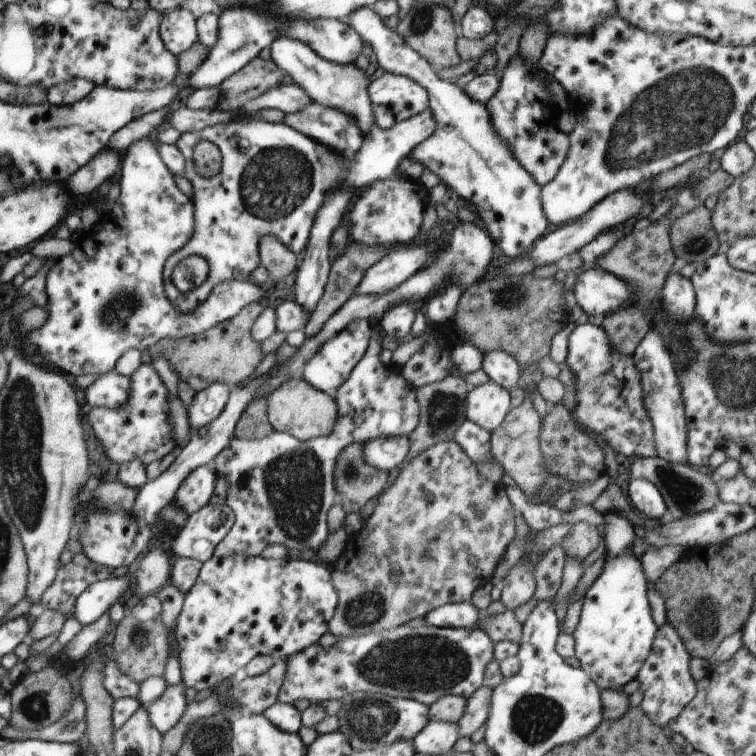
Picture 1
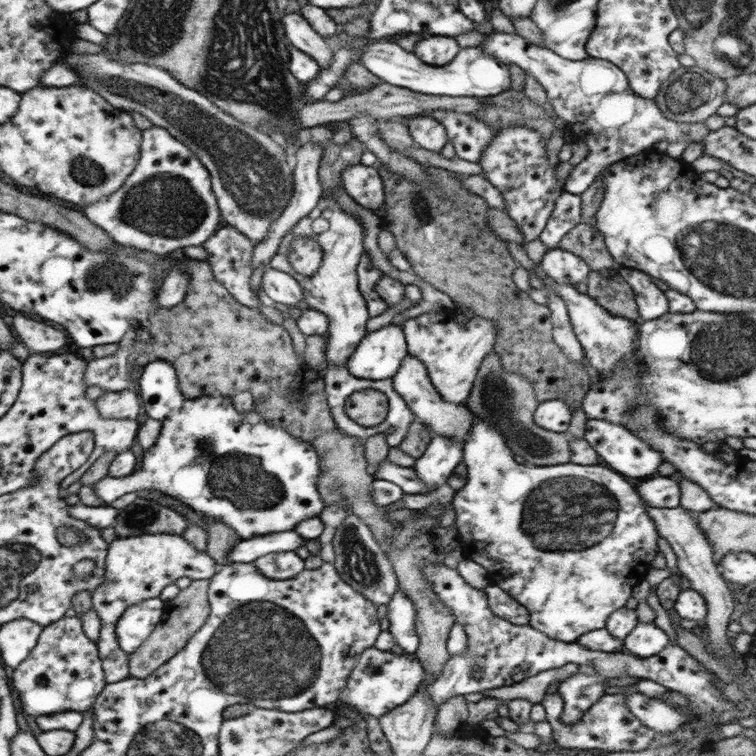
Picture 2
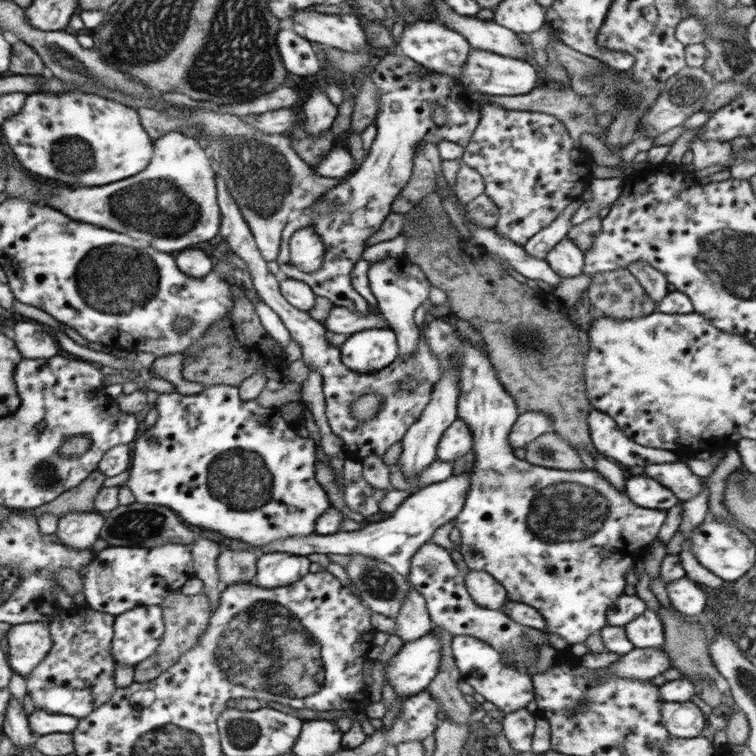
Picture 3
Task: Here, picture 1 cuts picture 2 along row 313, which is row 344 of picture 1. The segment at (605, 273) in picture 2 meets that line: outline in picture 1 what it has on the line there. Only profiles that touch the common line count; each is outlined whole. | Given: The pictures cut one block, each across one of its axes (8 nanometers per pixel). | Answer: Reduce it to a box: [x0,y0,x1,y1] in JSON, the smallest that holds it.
[596,168,734,356]

